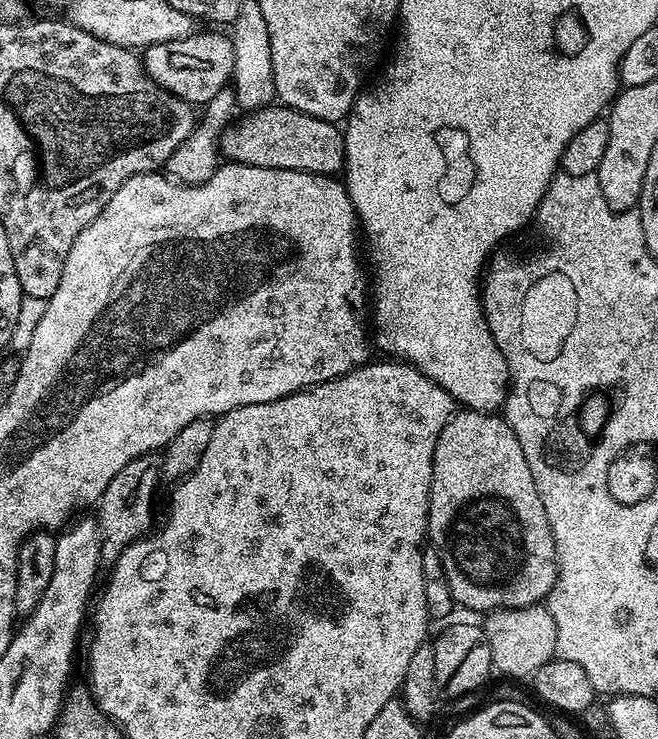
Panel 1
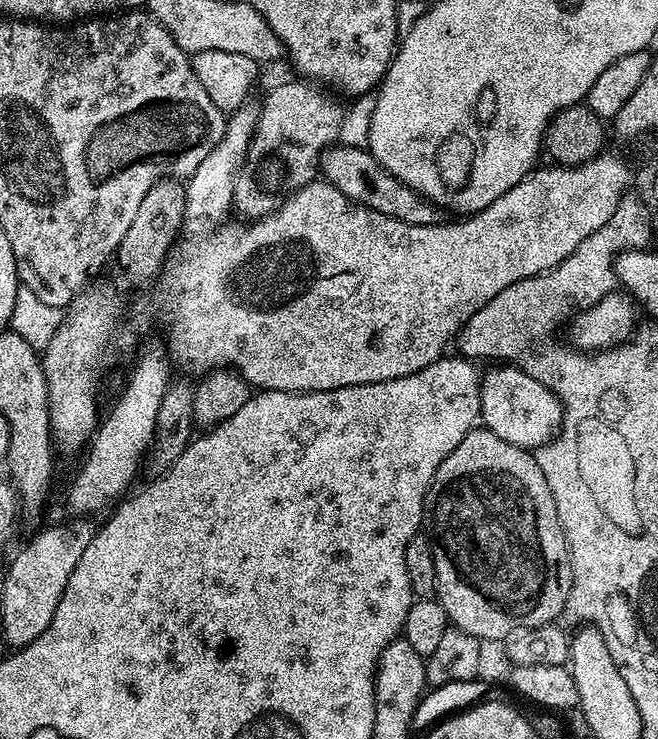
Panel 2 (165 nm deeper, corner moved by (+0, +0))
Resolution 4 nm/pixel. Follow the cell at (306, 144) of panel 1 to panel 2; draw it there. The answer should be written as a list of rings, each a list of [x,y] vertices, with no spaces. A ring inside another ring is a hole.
[[[339,142],[320,153],[319,171],[327,183],[333,184],[346,198],[366,206],[378,214],[398,218],[398,222],[410,222],[410,226],[430,226],[445,223],[446,216],[440,207],[431,204],[422,194],[406,186],[394,174],[386,170],[367,148],[351,148]]]

